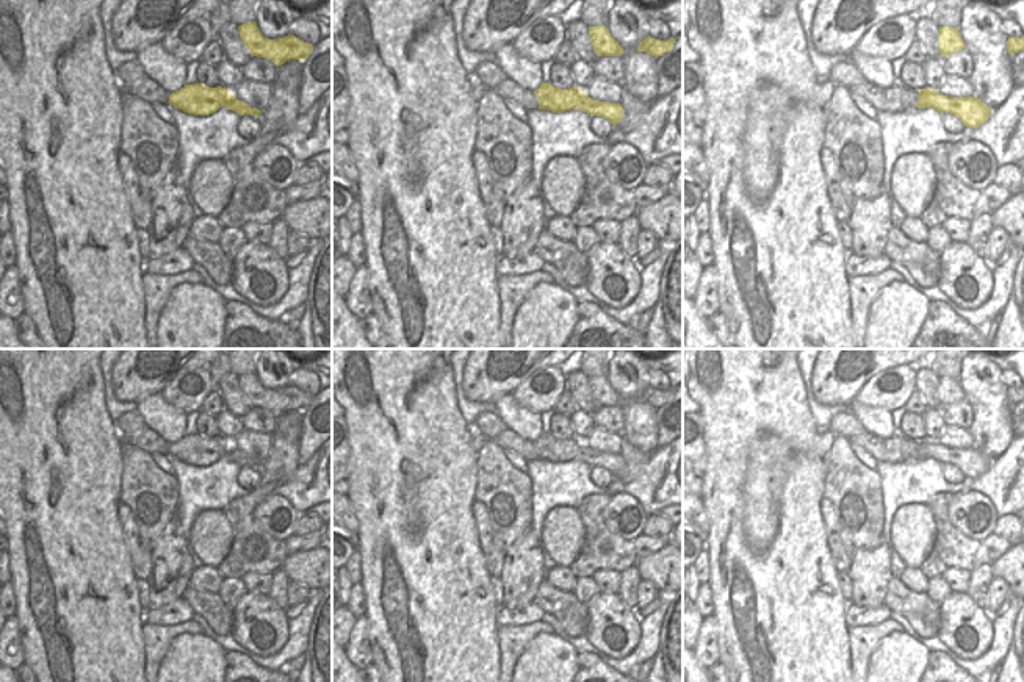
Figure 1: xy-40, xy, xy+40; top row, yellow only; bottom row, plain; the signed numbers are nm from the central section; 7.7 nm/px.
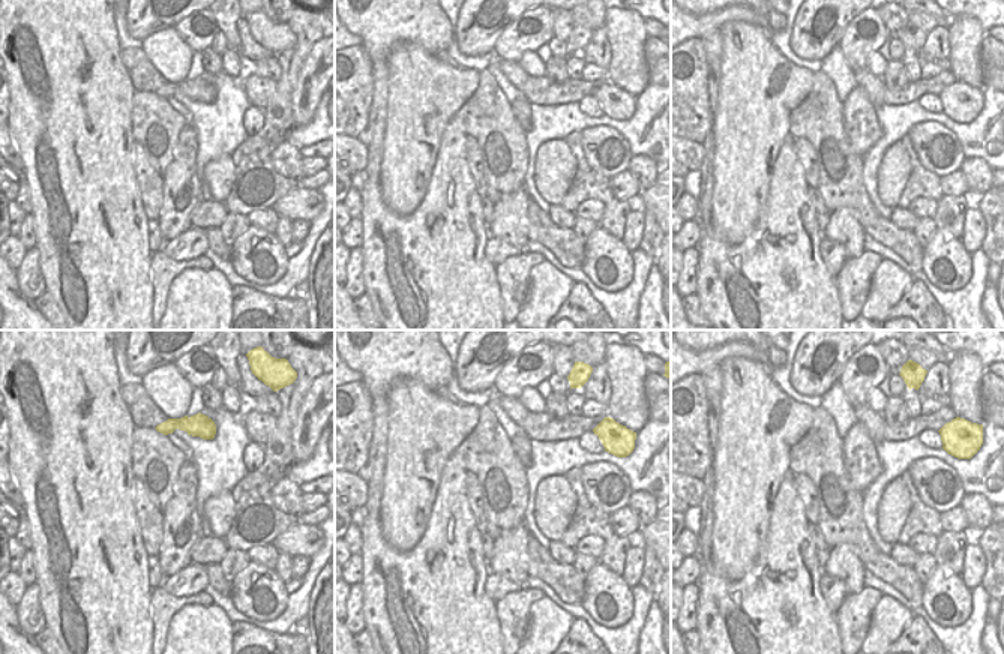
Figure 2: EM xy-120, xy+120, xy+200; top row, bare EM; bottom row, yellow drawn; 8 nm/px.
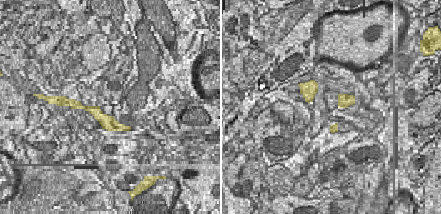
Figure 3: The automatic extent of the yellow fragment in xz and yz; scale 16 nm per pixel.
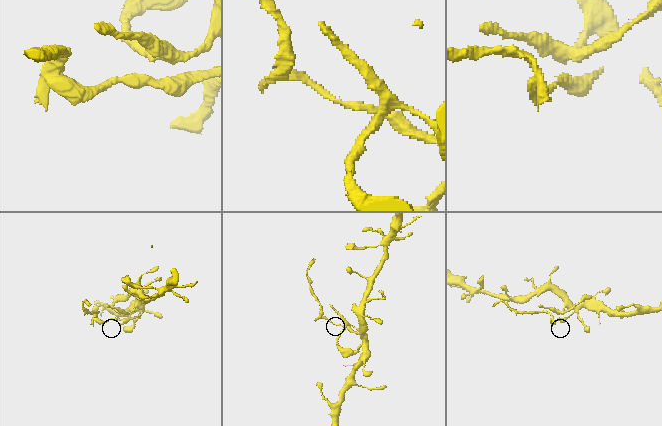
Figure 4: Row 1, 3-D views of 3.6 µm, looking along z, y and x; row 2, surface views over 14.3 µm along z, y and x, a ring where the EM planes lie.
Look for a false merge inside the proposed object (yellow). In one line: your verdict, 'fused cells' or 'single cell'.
fused cells

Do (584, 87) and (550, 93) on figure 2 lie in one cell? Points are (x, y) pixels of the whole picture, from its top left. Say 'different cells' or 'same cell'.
same cell

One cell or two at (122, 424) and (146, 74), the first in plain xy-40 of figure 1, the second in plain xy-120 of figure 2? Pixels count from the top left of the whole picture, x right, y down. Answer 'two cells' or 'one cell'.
two cells

